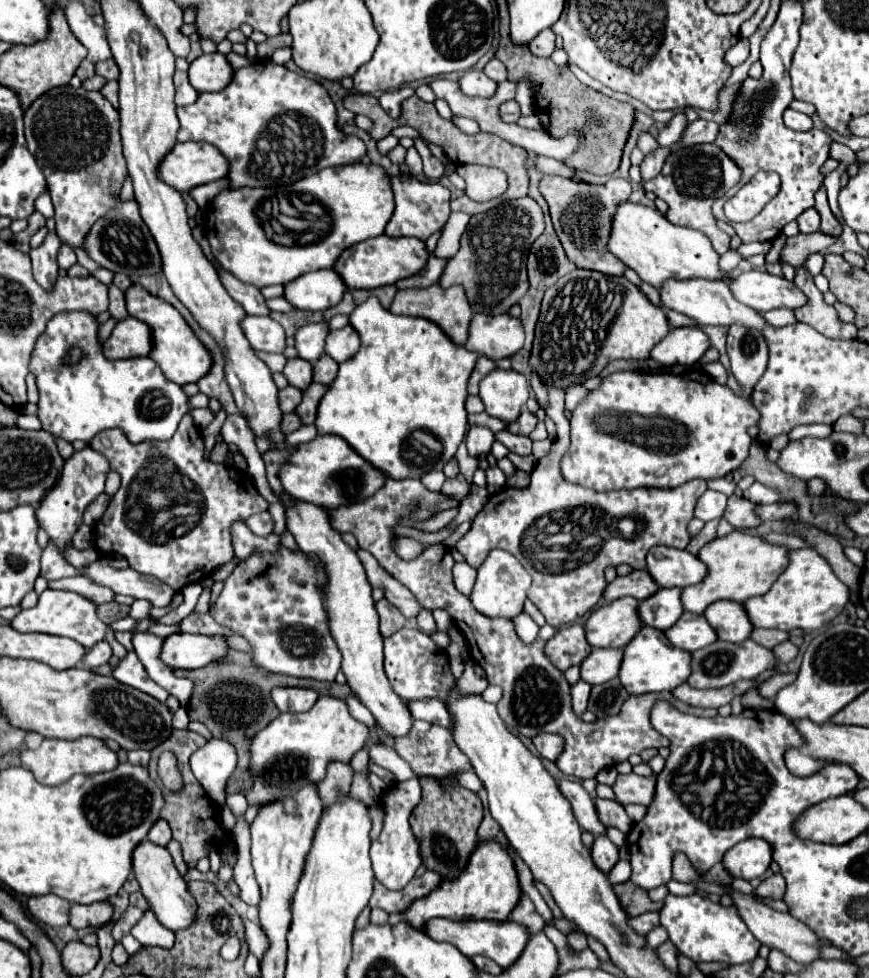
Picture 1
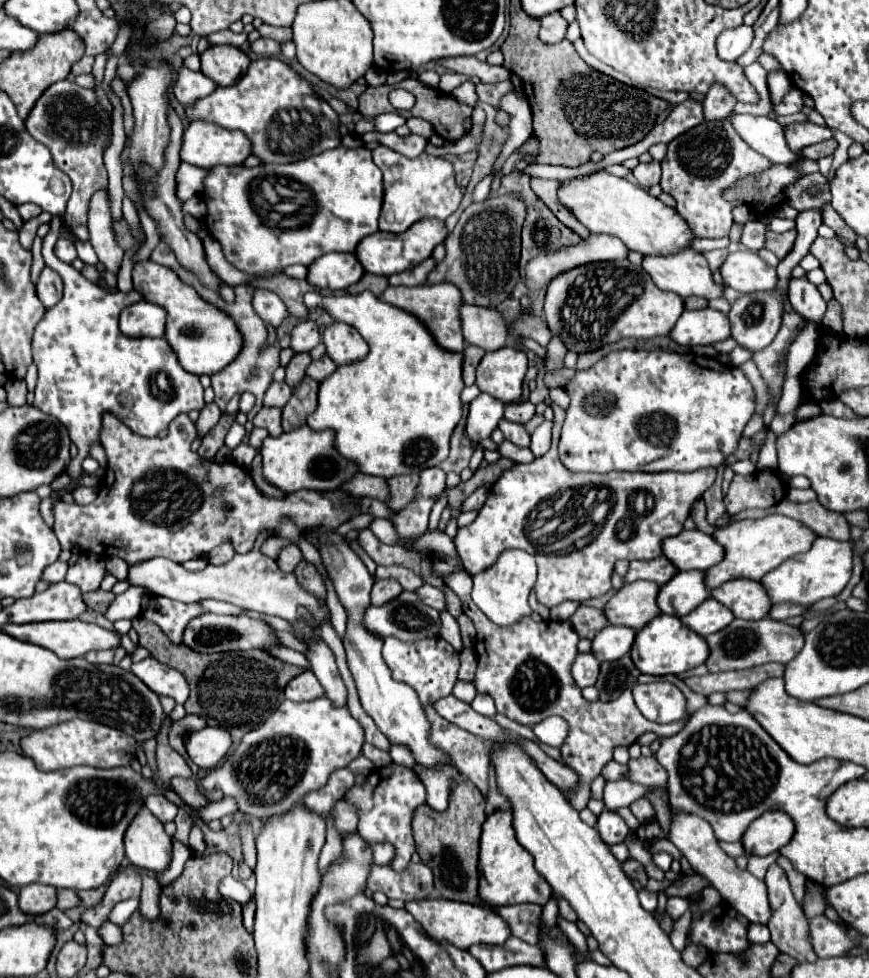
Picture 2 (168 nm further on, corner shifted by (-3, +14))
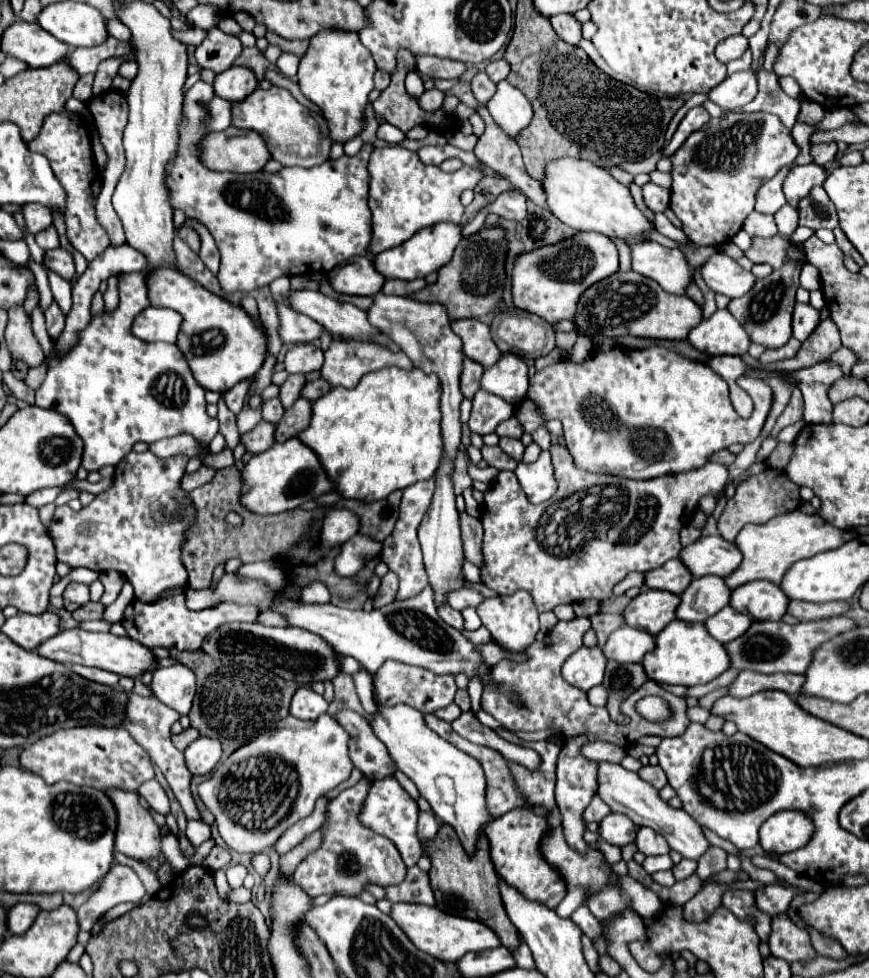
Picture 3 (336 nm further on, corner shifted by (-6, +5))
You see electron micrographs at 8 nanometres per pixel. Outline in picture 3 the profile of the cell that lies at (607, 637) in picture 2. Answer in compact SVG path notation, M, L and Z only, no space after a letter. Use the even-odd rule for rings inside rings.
M623 625L609 635L603 653L607 659L617 659L619 663L639 663L645 657L645 653L653 651L653 647L655 647L653 635Z

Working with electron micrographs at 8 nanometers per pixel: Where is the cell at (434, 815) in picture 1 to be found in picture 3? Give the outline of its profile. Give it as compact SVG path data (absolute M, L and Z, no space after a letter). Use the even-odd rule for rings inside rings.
M443 825L439 829L437 837L429 843L427 855L431 859L429 879L431 879L431 889L435 893L435 899L437 899L437 907L445 913L485 923L491 931L495 931L495 935L499 937L503 947L507 947L511 953L517 951L517 947L521 943L519 931L513 927L513 923L509 921L509 917L503 909L499 889L497 889L497 873L491 863L487 839L481 839L475 855L469 857L465 853L465 849L461 847L461 841L459 841L457 833L453 831L453 827Z

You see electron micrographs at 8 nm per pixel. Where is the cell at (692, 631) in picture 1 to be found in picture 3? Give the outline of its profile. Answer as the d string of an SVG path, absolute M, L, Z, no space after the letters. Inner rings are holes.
M723 607L717 615L709 617L705 621L707 631L711 633L711 637L715 637L721 643L729 643L737 637L741 637L749 627L751 627L753 619L749 619L749 615L741 615L739 611L733 611L733 607Z

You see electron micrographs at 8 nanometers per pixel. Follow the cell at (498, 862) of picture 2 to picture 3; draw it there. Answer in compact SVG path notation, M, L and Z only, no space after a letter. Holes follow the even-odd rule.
M517 807L513 811L505 813L503 817L493 819L485 829L487 839L491 843L491 859L493 859L497 875L501 875L511 887L519 889L525 897L541 901L547 907L555 909L561 903L561 899L565 897L567 885L565 885L565 879L561 877L561 873L555 867L551 867L541 853L541 839L543 839L543 835L547 835L547 831L549 831L547 817L535 815L527 807ZM521 817L529 819L527 827L521 827L521 823L519 823Z

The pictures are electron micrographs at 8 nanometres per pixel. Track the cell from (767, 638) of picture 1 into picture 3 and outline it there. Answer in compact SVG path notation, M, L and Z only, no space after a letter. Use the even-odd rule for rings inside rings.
M791 601L787 613L799 621L815 621L827 619L833 615L845 615L849 611L847 601L833 601L833 603L807 603L807 601Z

